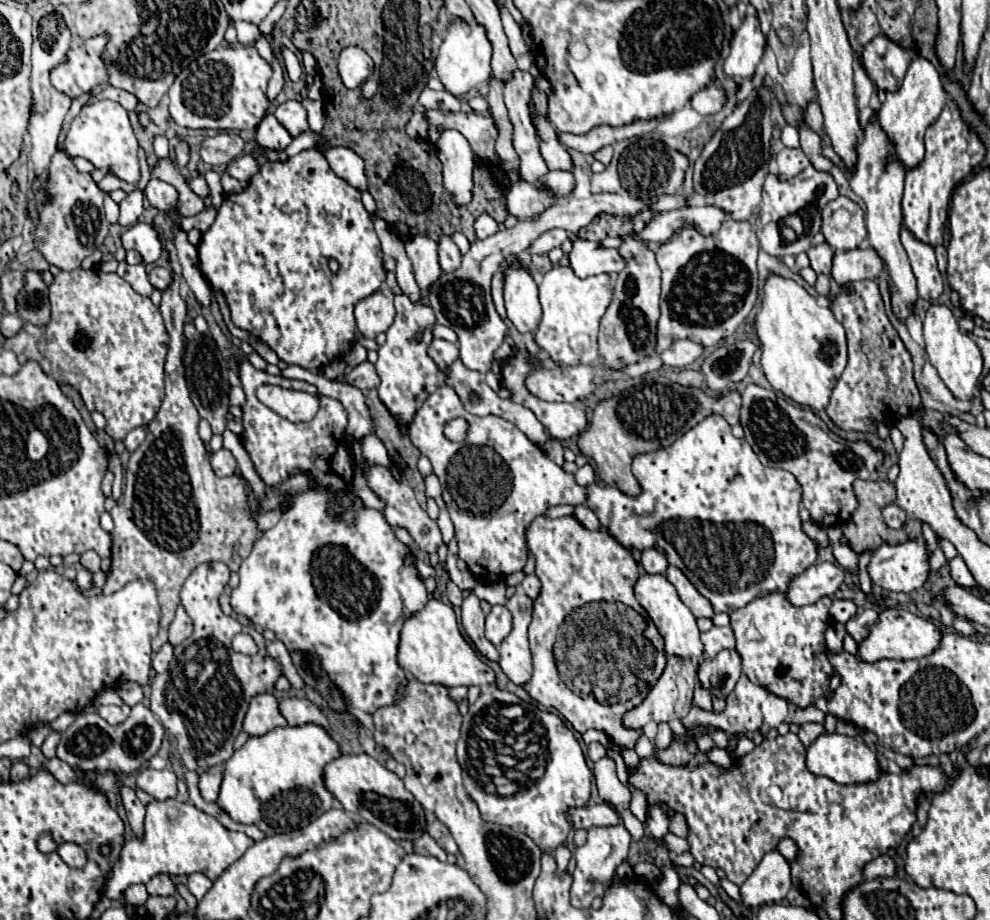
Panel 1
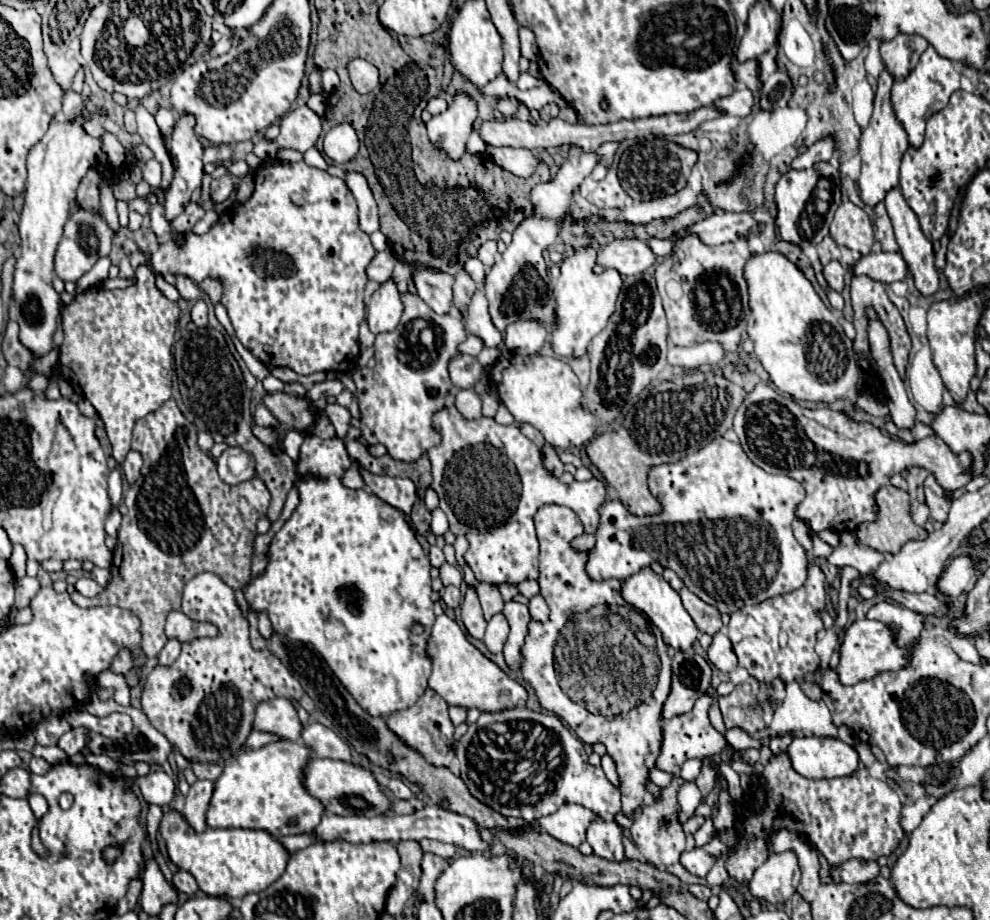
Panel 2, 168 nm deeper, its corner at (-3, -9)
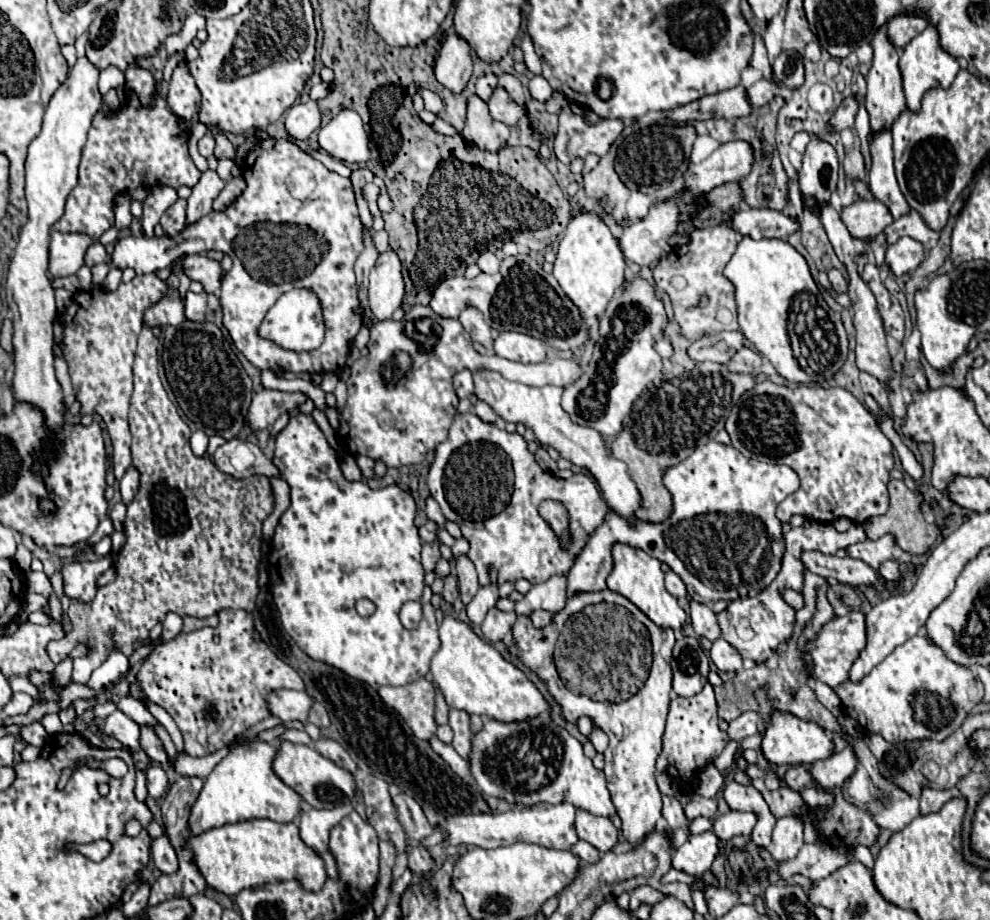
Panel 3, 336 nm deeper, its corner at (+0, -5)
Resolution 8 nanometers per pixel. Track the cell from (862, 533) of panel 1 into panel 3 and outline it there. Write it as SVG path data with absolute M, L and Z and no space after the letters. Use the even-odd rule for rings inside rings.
M889 480L887 484L889 488L889 510L883 516L877 518L869 518L863 528L869 540L877 540L883 534L893 534L895 536L895 544L899 548L903 548L909 554L925 554L929 550L929 546L935 542L937 538L937 526L927 524L923 520L921 514L921 496L917 492L911 492L903 480Z

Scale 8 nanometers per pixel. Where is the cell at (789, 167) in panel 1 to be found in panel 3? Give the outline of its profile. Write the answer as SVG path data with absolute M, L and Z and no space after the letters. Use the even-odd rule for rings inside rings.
M855 96L845 98L845 100L841 102L841 106L835 110L835 114L831 116L829 126L831 126L835 132L841 132L841 130L845 130L845 128L853 128L855 114L857 114L857 100L855 100Z

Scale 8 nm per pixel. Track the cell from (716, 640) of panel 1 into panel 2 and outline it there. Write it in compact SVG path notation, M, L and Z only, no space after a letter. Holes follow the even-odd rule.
M718 632L708 648L708 660L720 670L720 672L732 672L738 666L736 654L732 650L732 644L724 632Z

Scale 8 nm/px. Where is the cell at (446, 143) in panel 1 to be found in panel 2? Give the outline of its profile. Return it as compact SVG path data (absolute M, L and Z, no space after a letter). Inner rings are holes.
M456 92L448 104L448 110L440 116L432 116L430 122L426 122L430 142L446 150L452 160L458 160L466 152L466 140L472 132L476 116L476 100L470 94Z

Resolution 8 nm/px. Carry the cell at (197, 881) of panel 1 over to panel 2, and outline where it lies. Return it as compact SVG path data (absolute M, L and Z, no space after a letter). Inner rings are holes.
M176 870L176 874L172 876L172 882L174 882L174 886L176 886L178 892L184 892L184 894L194 894L194 892L198 892L196 880L194 880L192 874L188 874L186 870Z

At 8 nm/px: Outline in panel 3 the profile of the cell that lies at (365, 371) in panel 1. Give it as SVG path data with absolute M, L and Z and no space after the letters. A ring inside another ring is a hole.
M261 390L255 394L249 408L249 424L255 430L269 428L283 412L305 404L307 394L303 392L279 392L279 390Z

